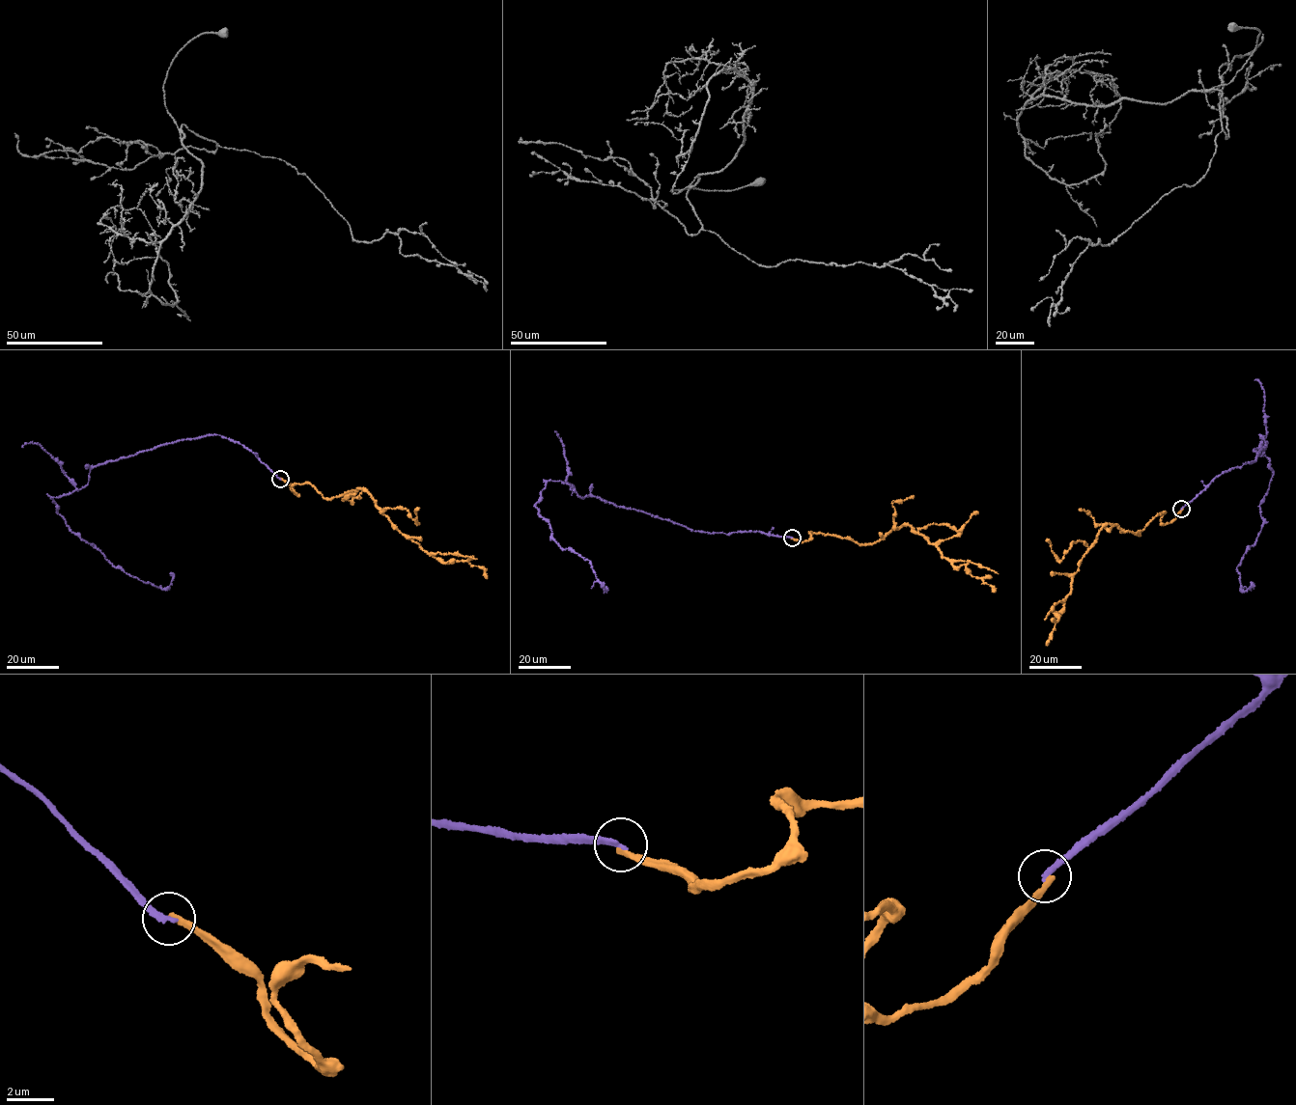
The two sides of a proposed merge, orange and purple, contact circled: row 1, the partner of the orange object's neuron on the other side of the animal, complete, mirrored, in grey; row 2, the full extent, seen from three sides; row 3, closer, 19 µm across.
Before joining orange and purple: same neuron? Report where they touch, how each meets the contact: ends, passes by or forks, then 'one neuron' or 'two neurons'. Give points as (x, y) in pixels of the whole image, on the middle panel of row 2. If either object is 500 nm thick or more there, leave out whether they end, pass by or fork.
at (792, 538); orange ends there; purple ends there; two neurons

